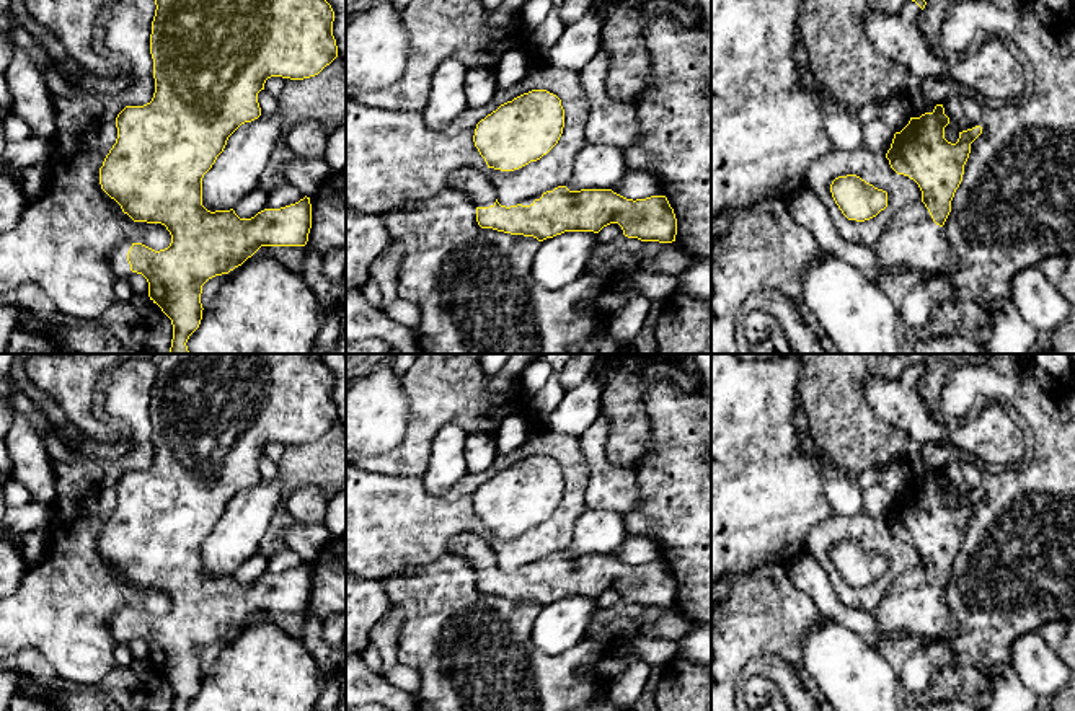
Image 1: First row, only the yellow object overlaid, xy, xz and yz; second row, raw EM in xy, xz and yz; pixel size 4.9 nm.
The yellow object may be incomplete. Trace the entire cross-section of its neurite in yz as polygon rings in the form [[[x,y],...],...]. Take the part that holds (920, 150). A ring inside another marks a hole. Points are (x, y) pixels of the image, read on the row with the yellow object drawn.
[[[936,104],[931,113],[920,117],[910,117],[909,124],[894,134],[891,148],[886,153],[891,168],[897,174],[914,179],[920,191],[922,201],[899,210],[886,225],[873,253],[879,267],[907,267],[910,272],[931,272],[935,276],[949,276],[958,271],[959,258],[948,245],[943,225],[951,212],[951,201],[964,174],[964,165],[971,153],[971,144],[982,134],[982,127],[959,132],[956,144],[944,139],[944,127],[949,117],[943,104]]]

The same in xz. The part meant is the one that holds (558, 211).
[[[473,168],[452,173],[449,188],[473,201],[481,228],[533,236],[538,241],[564,232],[599,233],[610,223],[618,223],[625,236],[641,241],[672,243],[677,235],[677,219],[666,196],[633,201],[612,189],[569,191],[558,186],[506,207],[498,202],[484,174]]]

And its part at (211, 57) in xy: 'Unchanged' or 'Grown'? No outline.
Grown

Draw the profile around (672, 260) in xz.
[[[672,241],[664,243],[662,251],[656,258],[641,261],[638,269],[679,276],[693,259],[693,254],[687,253],[677,241]]]

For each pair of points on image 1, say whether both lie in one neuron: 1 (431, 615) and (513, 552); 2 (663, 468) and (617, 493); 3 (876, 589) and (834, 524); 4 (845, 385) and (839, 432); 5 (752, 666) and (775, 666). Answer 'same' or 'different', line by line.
1: different
2: different
3: same
4: same
5: same

